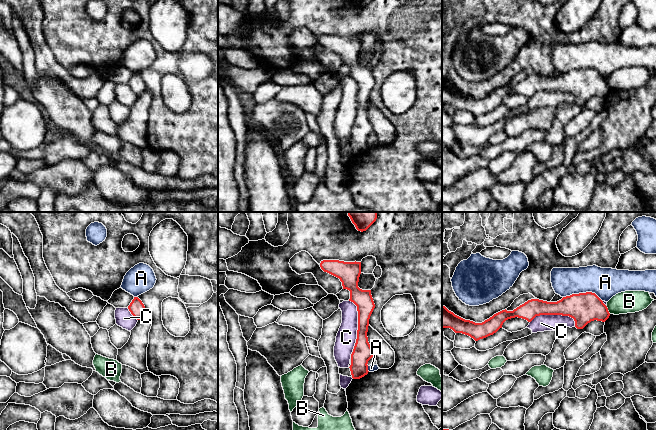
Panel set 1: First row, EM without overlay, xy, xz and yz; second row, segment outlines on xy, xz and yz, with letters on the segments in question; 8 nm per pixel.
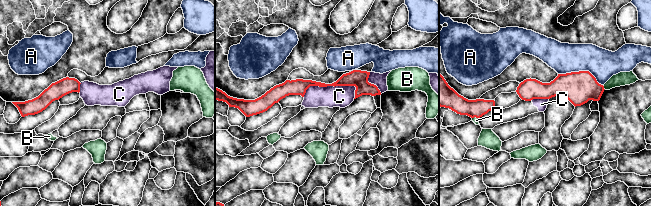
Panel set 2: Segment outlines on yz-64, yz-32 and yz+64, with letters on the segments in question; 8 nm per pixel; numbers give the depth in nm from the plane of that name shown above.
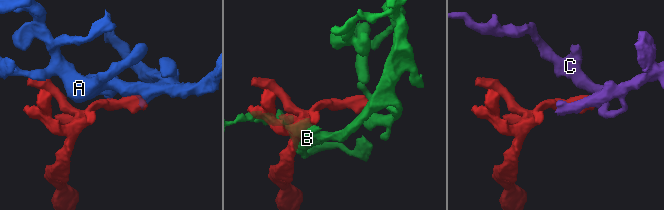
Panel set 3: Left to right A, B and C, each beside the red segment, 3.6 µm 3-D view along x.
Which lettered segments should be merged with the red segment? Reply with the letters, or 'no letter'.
no letter

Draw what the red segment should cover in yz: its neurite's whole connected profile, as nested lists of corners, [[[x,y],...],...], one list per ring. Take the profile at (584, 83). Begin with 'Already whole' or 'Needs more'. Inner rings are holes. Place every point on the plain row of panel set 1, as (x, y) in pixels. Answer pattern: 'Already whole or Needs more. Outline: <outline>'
Already whole. Outline: [[[586,68],[563,73],[557,78],[547,78],[539,75],[531,75],[513,87],[507,87],[506,85],[502,86],[482,99],[475,99],[470,96],[465,96],[455,91],[453,88],[449,87],[445,82],[442,81],[442,104],[450,104],[455,109],[468,111],[475,117],[478,117],[496,109],[500,104],[502,104],[503,99],[508,95],[518,93],[531,98],[536,92],[540,91],[569,92],[574,95],[575,103],[577,105],[583,105],[588,99],[594,96],[605,98],[609,94],[610,89],[607,82],[595,69]]]

